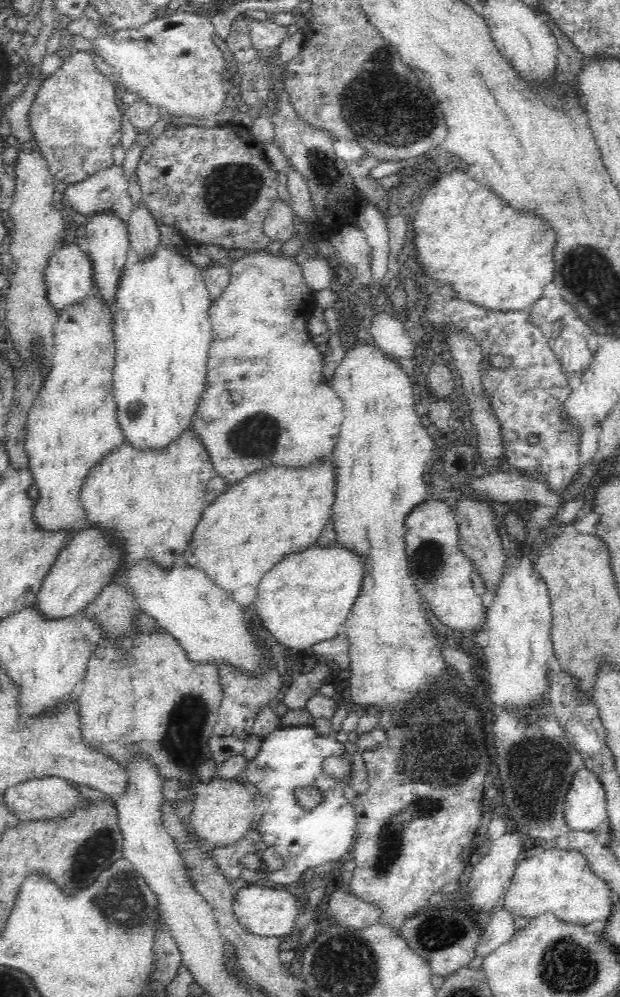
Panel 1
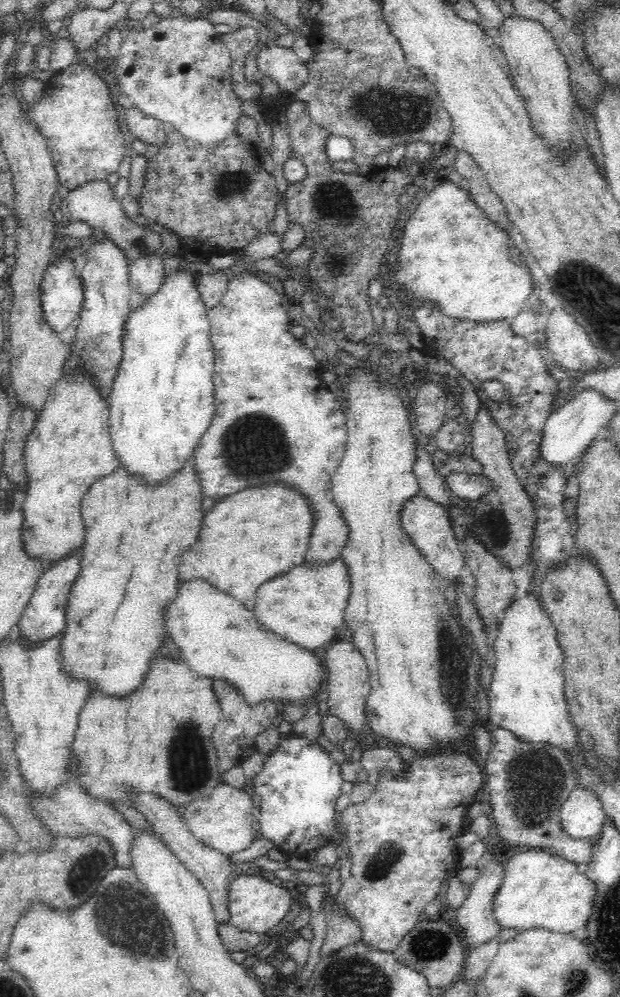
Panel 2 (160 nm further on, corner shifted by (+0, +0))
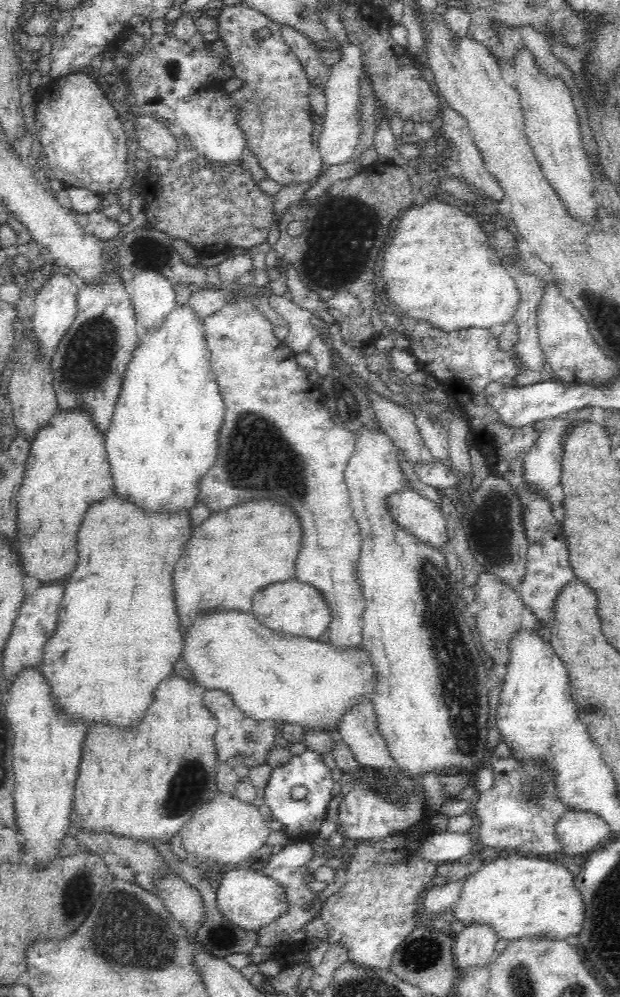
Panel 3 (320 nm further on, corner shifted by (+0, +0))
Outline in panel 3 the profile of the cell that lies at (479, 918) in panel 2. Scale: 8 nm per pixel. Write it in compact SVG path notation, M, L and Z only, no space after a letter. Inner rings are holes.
M474 922L464 926L464 930L454 936L455 966L458 974L463 974L465 968L472 965L491 964L496 955L495 945L499 940L490 924Z

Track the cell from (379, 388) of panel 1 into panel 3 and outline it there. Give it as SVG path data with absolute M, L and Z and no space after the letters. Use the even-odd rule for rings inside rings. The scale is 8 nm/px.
M375 418L360 425L353 434L355 437L354 452L352 452L348 464L342 472L342 481L349 490L349 504L356 519L361 540L359 555L353 569L354 579L358 581L358 588L363 598L362 644L368 655L375 678L375 685L370 695L373 702L373 711L376 715L378 732L386 741L387 749L390 756L395 760L399 772L404 772L406 776L410 774L408 778L419 779L420 774L424 774L424 772L462 771L474 774L485 761L489 762L490 760L490 758L486 758L486 754L488 754L486 752L486 720L488 720L488 696L486 694L488 694L488 686L486 686L486 670L482 668L484 662L480 660L478 654L472 654L472 652L476 652L474 640L477 640L473 626L466 622L454 622L456 618L463 617L463 615L458 615L462 612L456 608L456 600L454 600L454 598L460 597L461 592L456 588L458 584L454 576L451 576L443 553L410 536L409 532L406 532L406 529L403 529L396 522L396 519L390 515L389 505L387 504L389 497L409 488L409 480L405 478L402 468L400 468L400 458L396 456L398 454L397 447L390 436L382 429L382 425L378 424Z

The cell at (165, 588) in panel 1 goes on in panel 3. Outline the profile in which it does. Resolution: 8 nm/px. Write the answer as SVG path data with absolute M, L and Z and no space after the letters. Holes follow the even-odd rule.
M214 609L198 611L183 630L181 656L190 667L198 686L228 691L234 704L250 718L258 721L274 720L276 724L300 724L306 727L324 727L336 735L336 727L343 710L362 695L370 695L375 685L373 670L363 648L337 650L320 640L287 635L264 626L252 611Z

